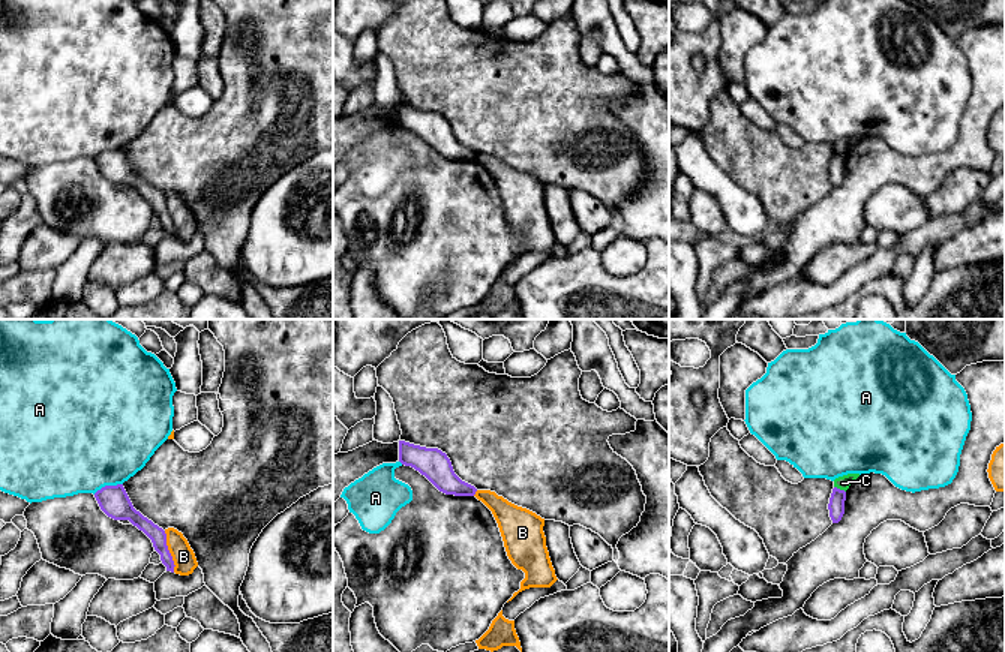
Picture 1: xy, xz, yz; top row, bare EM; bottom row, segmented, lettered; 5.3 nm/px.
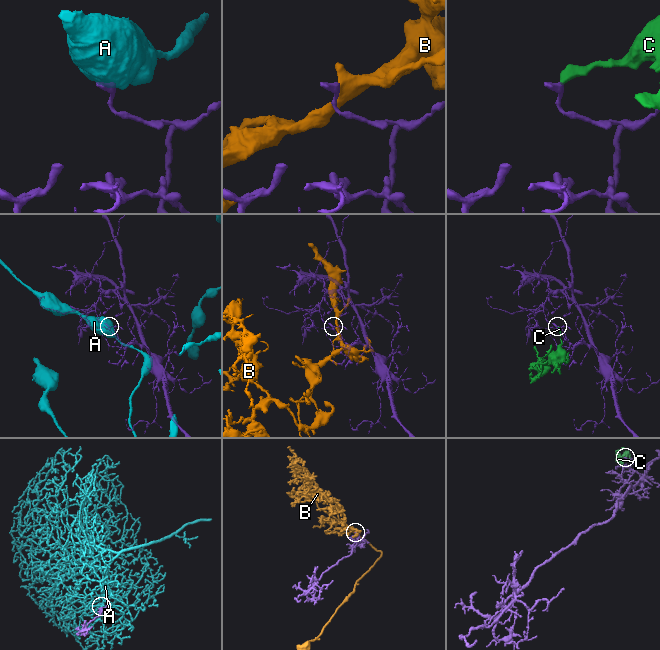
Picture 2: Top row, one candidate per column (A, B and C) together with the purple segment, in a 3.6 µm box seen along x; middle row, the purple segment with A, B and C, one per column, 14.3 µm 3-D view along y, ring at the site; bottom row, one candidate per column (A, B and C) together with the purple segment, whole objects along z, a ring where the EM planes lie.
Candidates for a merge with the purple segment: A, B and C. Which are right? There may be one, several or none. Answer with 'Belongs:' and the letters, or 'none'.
Belongs: none

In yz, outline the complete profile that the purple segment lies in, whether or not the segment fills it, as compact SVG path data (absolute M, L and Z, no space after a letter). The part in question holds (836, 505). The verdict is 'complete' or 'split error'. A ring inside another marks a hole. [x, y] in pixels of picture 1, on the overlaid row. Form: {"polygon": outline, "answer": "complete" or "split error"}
{"polygon": "M834 487L828 504L830 517L832 523L838 523L842 520L844 514L844 501L846 492Z", "answer": "complete"}

